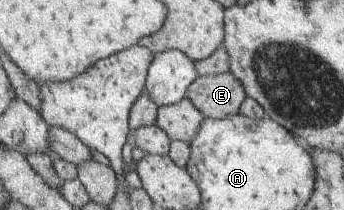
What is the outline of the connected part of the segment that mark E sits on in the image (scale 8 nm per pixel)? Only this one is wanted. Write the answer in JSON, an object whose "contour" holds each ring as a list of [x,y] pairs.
{"contour":[[[232,71],[202,75],[190,86],[187,97],[208,118],[223,119],[241,112],[247,89]]]}

